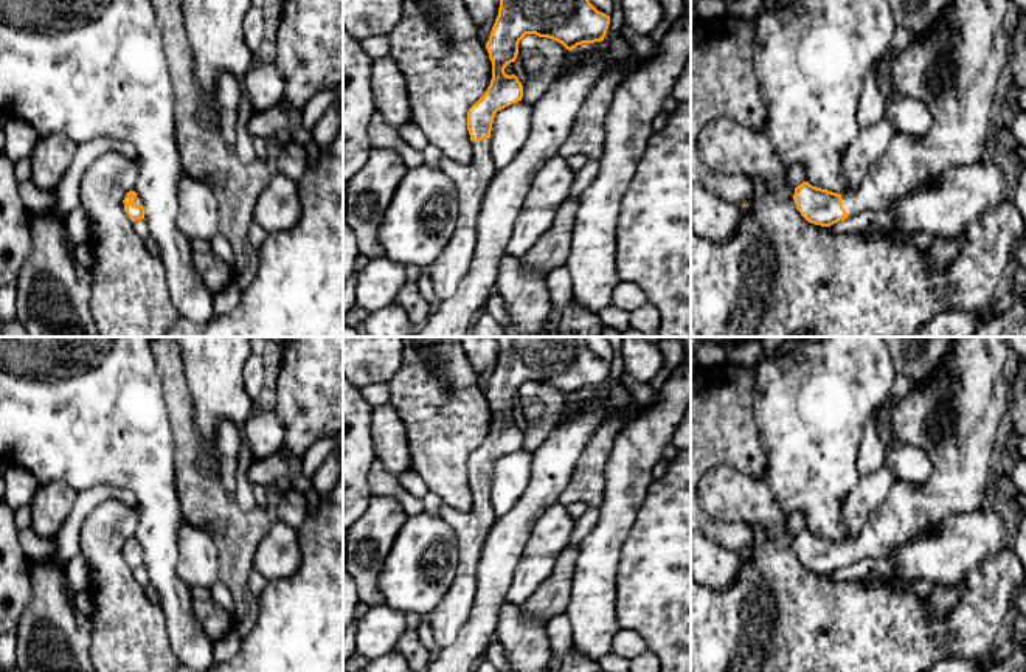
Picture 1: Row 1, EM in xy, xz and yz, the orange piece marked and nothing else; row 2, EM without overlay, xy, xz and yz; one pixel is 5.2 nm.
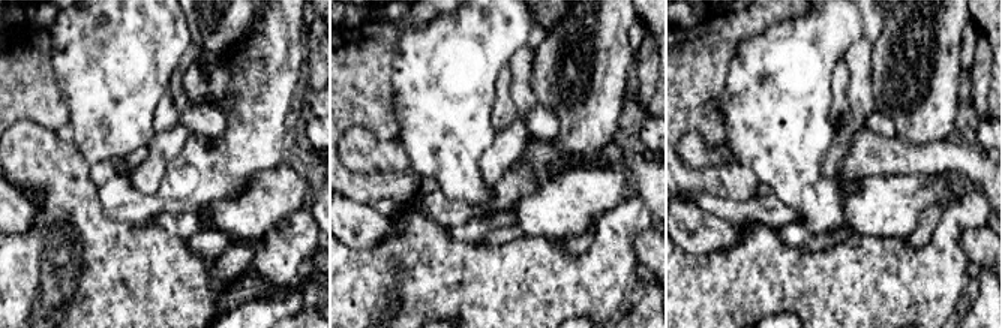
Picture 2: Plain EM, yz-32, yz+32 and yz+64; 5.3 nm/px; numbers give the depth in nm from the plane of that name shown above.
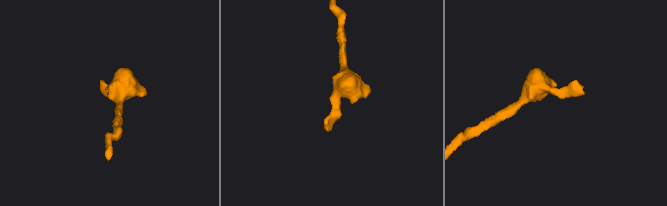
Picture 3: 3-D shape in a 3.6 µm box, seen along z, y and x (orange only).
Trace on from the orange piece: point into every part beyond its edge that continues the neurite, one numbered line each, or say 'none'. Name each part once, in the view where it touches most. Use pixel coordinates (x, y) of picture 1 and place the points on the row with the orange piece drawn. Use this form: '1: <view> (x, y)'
1: yz (953, 69)

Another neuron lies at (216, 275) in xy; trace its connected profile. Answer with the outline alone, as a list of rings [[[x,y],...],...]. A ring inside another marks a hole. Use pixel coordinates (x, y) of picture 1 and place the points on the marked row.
[[[211,251],[194,253],[192,262],[203,284],[213,293],[224,290],[233,281],[233,268]]]

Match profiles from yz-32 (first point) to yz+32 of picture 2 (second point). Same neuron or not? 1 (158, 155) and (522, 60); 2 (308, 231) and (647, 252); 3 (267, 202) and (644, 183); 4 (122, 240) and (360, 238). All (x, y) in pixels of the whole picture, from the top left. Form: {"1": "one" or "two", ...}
{"1": "one", "2": "two", "3": "two", "4": "two"}

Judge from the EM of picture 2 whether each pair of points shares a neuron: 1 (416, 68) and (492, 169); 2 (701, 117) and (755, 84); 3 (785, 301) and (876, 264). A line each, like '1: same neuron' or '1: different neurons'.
1: different neurons
2: different neurons
3: same neuron

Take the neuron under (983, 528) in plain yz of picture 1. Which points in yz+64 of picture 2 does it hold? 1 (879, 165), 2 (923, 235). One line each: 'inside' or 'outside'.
1: outside
2: outside

